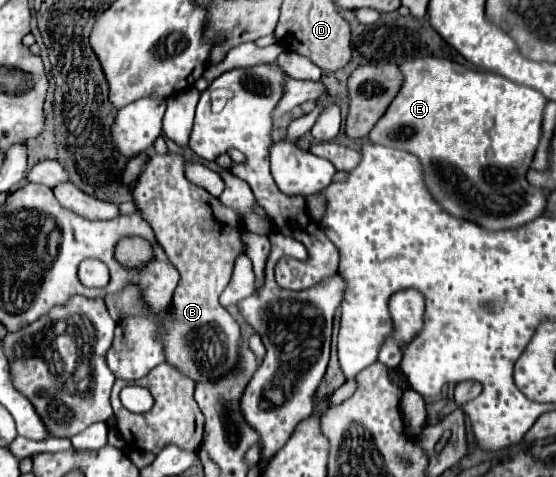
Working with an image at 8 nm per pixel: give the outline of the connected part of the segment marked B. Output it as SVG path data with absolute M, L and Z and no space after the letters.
M154 153L138 177L138 185L132 191L132 199L142 219L154 229L156 239L162 243L170 263L180 273L180 281L172 295L170 309L166 313L166 319L162 319L162 327L158 331L160 339L164 341L166 363L176 367L182 375L188 375L194 383L200 383L220 379L222 375L232 371L240 361L240 327L232 319L232 315L220 305L218 297L230 281L236 255L244 253L244 243L240 215L224 207L220 199L212 197L206 189L190 183L184 177L184 163L186 161L182 153Z

